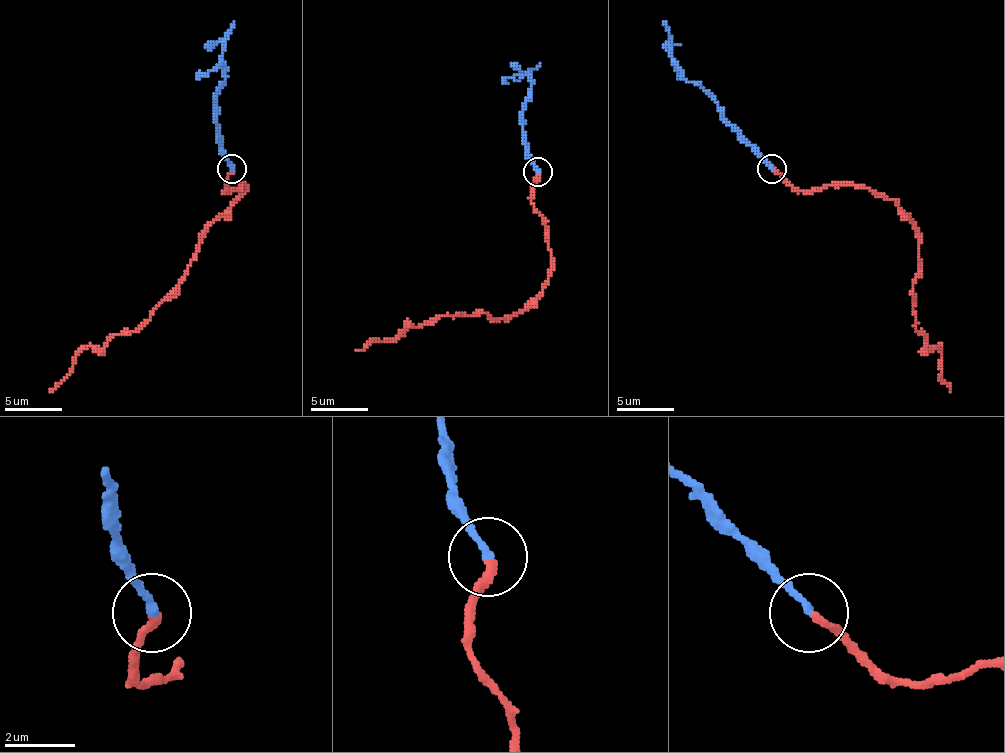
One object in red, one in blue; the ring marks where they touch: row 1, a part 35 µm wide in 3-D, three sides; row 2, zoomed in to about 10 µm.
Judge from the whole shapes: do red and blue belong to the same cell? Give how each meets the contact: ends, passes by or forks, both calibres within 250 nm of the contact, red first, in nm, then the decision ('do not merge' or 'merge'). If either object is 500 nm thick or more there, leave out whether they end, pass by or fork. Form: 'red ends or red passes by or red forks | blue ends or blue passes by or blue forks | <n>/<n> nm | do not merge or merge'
red ends | blue ends | 240/200 nm | merge

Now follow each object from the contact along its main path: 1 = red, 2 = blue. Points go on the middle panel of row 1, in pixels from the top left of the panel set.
1: (537, 172), (531, 201), (545, 227), (551, 275), (525, 310), (511, 319), (459, 313), (356, 350)
2: (537, 172), (522, 123), (522, 103), (528, 89), (528, 71), (540, 63)

